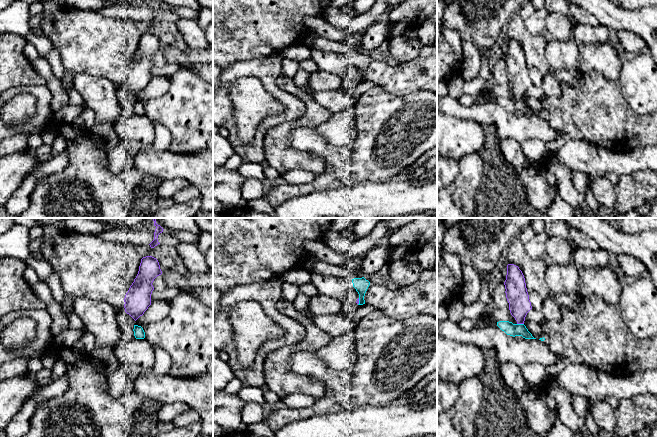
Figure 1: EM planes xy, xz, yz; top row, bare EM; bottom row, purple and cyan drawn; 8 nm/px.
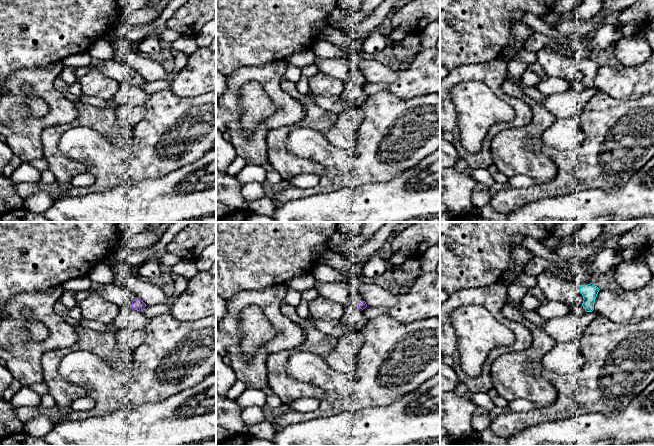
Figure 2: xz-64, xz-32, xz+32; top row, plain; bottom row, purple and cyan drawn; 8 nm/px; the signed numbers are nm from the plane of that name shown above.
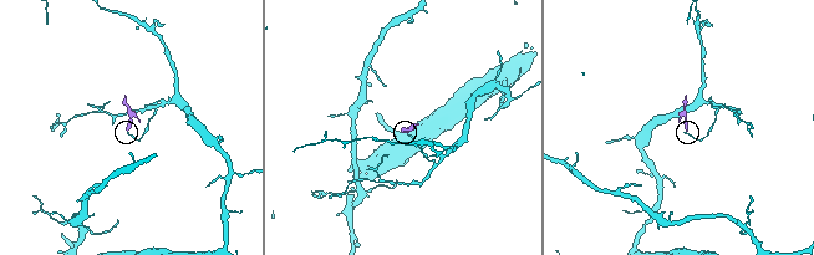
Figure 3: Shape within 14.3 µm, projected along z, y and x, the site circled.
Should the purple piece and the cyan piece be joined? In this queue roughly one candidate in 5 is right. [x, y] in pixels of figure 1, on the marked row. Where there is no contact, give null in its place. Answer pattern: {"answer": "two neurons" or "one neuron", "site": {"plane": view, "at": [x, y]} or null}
{"answer": "two neurons", "site": {"plane": "yz", "at": [520, 323]}}

